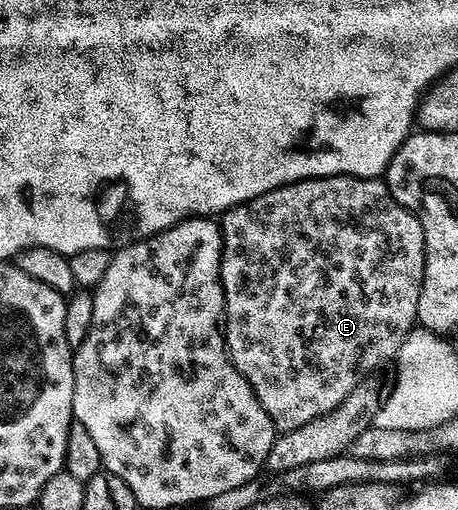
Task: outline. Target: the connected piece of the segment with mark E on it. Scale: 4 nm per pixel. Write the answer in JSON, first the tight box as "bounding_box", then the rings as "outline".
{"bounding_box":[218,177,424,433],"outline":[[[311,177],[295,181],[230,207],[219,218],[218,224],[224,240],[220,282],[224,288],[224,342],[228,345],[228,356],[236,370],[248,380],[254,395],[258,395],[258,403],[266,407],[266,415],[270,415],[280,433],[289,433],[302,427],[302,423],[310,423],[310,419],[318,419],[334,411],[344,402],[346,395],[354,391],[354,387],[371,378],[375,369],[395,358],[406,335],[417,324],[416,312],[424,278],[422,223],[418,223],[412,212],[401,207],[383,180],[375,177]]]}

